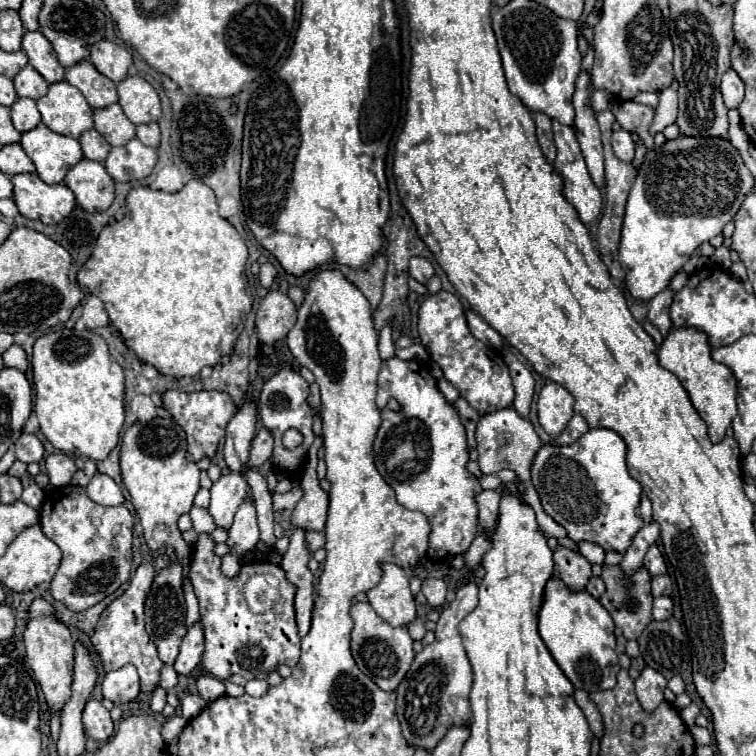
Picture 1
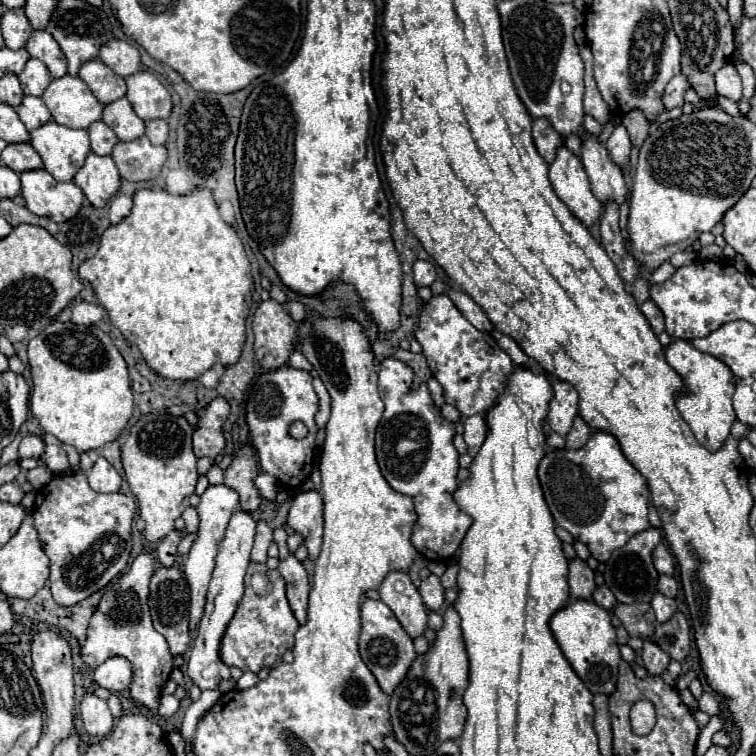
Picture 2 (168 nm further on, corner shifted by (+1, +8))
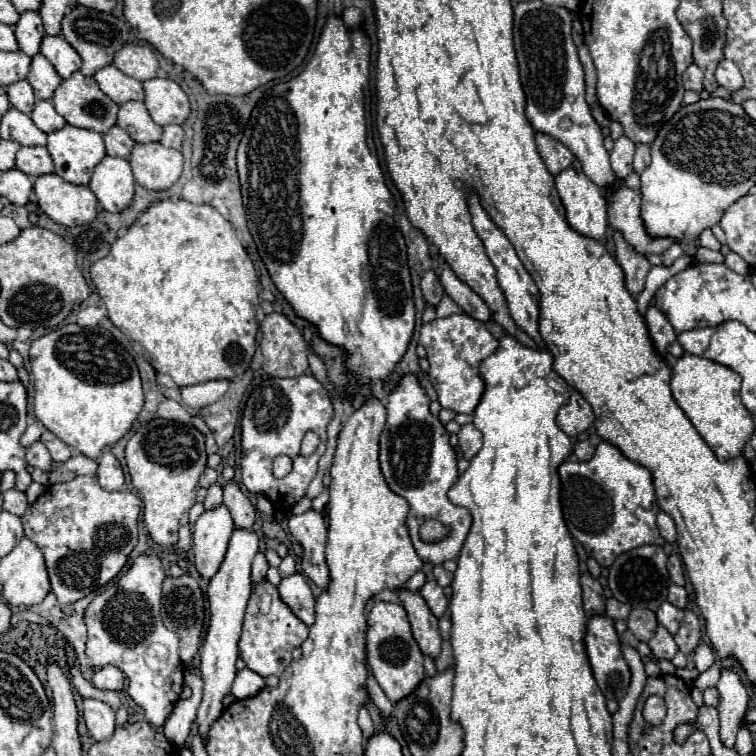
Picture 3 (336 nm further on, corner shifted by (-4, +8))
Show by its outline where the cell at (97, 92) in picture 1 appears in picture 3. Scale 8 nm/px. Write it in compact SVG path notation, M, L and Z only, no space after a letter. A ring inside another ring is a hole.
M115 65L103 67L101 71L95 73L95 81L99 83L101 91L113 99L117 105L127 103L127 101L143 101L145 91L143 91L143 83L121 73Z

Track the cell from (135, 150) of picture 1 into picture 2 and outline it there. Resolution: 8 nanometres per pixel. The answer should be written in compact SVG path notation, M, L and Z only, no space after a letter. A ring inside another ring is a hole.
M146 135L134 141L118 141L112 149L112 159L120 171L120 177L128 181L154 179L166 163L166 147L152 145Z

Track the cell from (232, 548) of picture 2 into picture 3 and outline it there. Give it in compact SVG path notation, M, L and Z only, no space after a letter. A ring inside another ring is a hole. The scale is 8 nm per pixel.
M235 529L229 539L229 549L225 553L225 559L209 583L207 595L209 595L211 621L209 621L209 629L207 629L203 647L201 647L201 677L205 681L205 689L203 689L203 701L201 701L199 713L197 713L197 731L203 739L203 743L207 743L211 725L221 717L223 699L225 699L225 695L229 695L235 673L237 673L237 669L235 669L235 661L239 657L237 643L241 637L245 607L247 607L247 601L251 595L251 561L257 551L259 551L259 539L255 535L255 531Z

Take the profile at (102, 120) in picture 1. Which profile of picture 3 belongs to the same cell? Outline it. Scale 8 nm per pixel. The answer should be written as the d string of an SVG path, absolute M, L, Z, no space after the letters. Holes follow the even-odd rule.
M129 101L119 107L119 119L117 125L125 129L133 141L137 143L151 143L161 139L163 127L157 125L143 101Z

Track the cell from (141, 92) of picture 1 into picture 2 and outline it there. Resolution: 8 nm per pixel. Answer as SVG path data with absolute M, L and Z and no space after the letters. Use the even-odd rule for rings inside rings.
M138 71L126 77L126 99L142 121L150 119L168 119L172 111L170 93L166 87L150 73Z

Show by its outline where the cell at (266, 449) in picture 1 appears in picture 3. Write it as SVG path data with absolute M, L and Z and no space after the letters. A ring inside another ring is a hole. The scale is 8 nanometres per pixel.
M229 483L223 487L223 505L229 507L237 529L251 529L255 523L255 507L237 485Z

